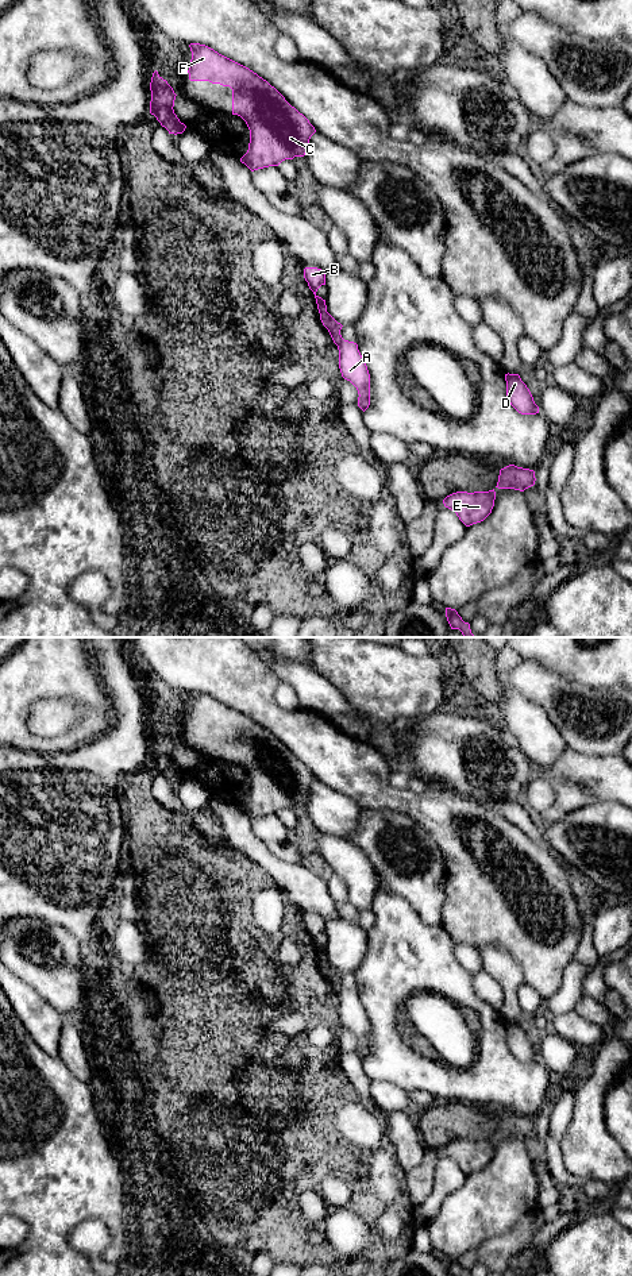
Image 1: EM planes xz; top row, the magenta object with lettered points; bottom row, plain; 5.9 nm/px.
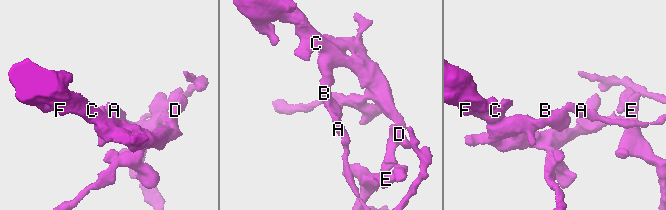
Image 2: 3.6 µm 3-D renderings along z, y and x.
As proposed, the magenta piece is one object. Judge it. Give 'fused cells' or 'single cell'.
fused cells

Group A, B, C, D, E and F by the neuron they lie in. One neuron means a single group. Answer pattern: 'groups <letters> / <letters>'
groups A / B C D E F

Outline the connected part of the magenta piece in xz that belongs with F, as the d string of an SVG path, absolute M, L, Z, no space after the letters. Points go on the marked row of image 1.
M190 43L189 47L190 81L209 81L232 89L232 115L240 116L250 130L242 163L254 171L305 155L316 130L274 86L205 45Z

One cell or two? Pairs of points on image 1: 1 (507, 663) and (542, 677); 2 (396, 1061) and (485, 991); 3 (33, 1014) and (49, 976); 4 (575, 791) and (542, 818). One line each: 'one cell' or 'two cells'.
1: two cells
2: two cells
3: two cells
4: one cell

